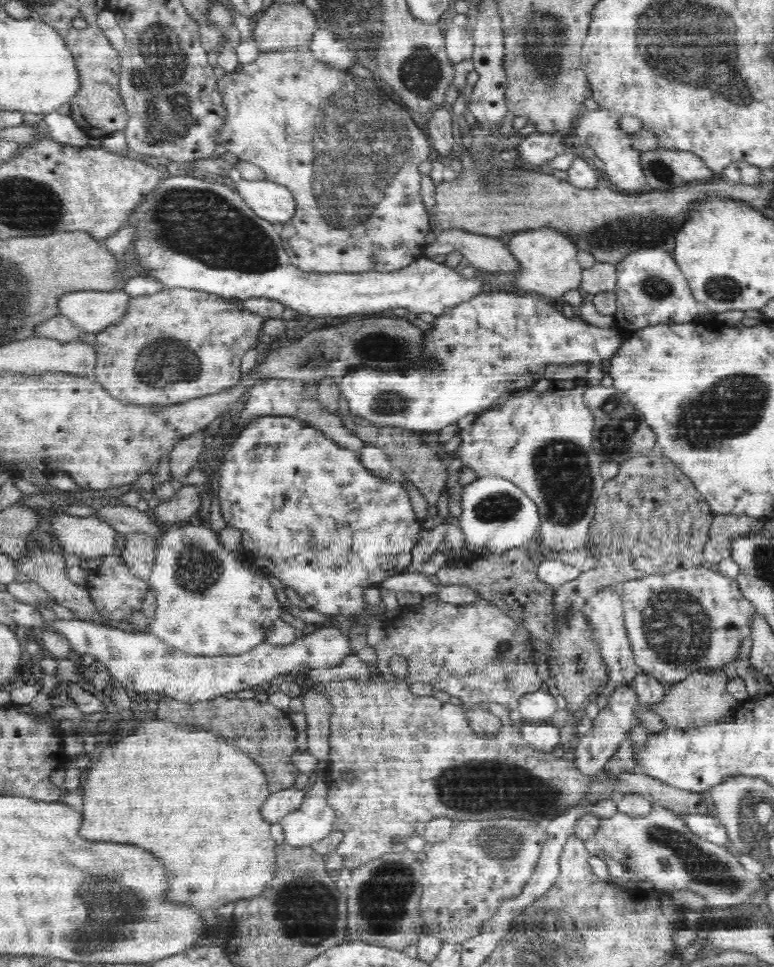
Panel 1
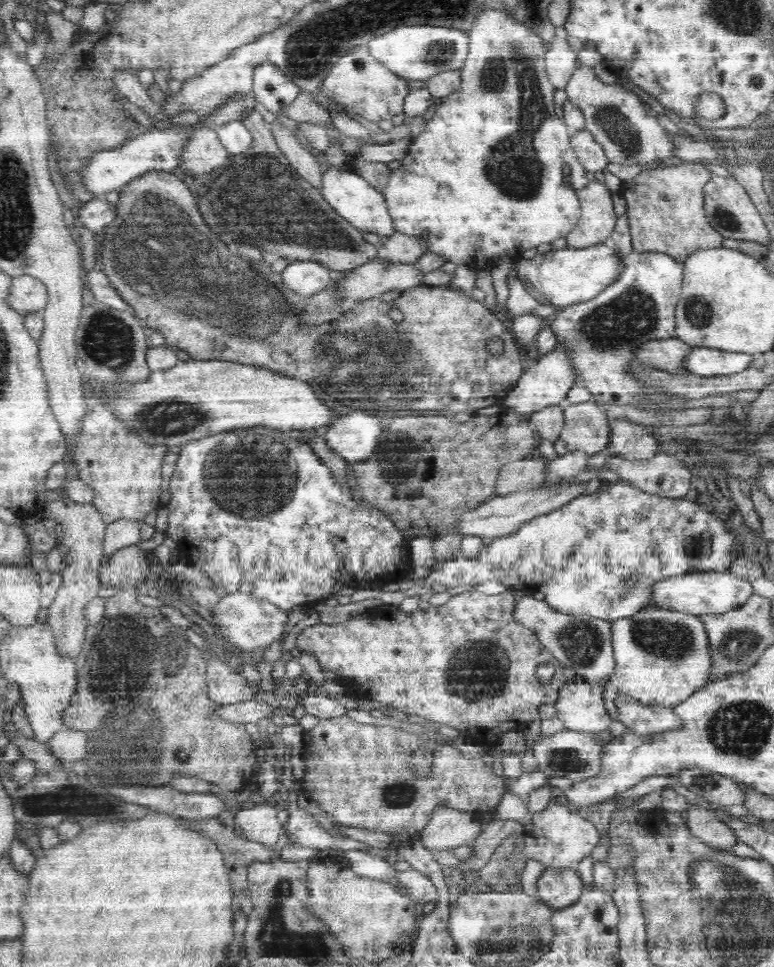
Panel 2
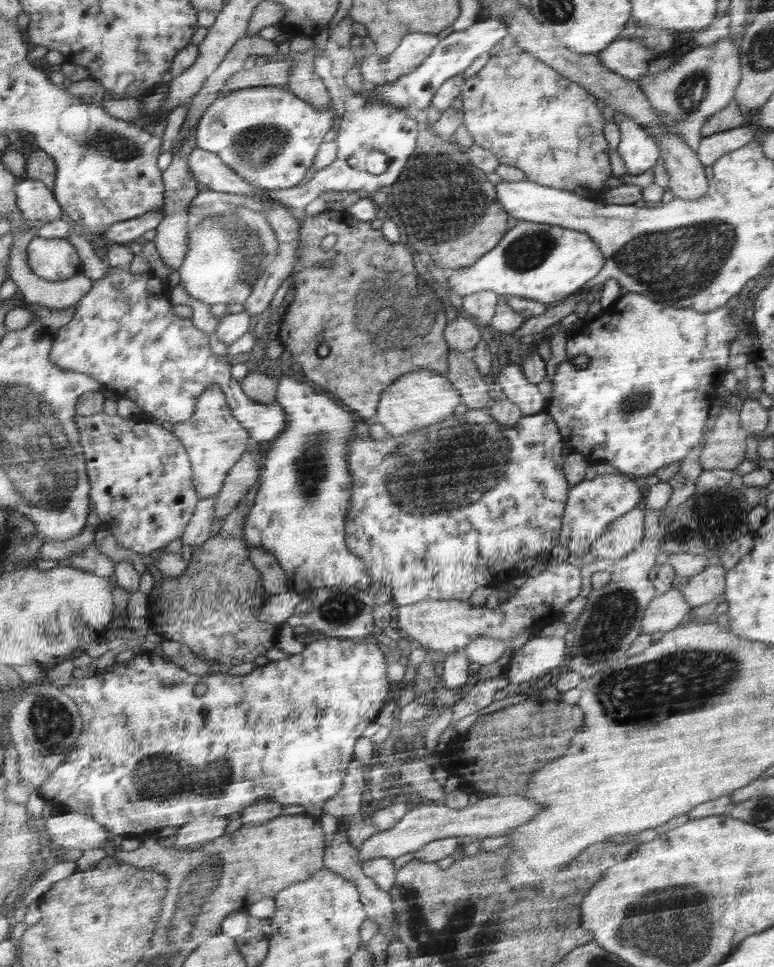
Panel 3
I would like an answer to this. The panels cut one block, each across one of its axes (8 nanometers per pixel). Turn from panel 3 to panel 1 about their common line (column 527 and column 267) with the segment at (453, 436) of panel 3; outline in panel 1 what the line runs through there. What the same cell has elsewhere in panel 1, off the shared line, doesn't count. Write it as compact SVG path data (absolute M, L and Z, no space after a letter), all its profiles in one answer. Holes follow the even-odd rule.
M261 416L248 421L246 427L238 434L238 438L230 444L230 450L226 452L223 460L220 462L218 502L220 502L221 514L226 521L227 526L234 526L242 533L242 545L244 545L244 560L250 564L258 564L262 573L276 577L280 583L286 584L286 588L292 588L296 591L304 602L312 608L312 611L320 614L342 614L342 616L356 616L366 608L364 601L365 591L370 588L378 588L384 580L403 574L412 563L412 550L418 543L418 534L422 531L422 522L414 513L414 508L410 503L410 497L404 487L404 484L397 476L388 478L378 477L370 472L362 464L360 452L350 450L348 447L338 445L338 442L326 434L310 426L301 419L291 416Z

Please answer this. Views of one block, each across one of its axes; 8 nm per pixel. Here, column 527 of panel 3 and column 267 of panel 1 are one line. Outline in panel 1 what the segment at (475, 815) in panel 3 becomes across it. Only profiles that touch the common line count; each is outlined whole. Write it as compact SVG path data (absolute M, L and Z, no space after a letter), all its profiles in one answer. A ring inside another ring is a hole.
M292 787L270 794L261 808L264 820L270 825L277 824L281 818L298 810L304 800L305 791Z

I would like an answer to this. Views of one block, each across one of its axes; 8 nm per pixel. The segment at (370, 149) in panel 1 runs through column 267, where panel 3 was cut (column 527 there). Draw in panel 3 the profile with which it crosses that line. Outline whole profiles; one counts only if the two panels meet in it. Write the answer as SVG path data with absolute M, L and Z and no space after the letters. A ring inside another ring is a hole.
M516 45L508 49L495 49L486 66L463 82L460 97L463 99L463 125L475 145L494 153L500 164L524 171L529 181L569 190L581 198L598 201L600 193L604 193L604 182L610 178L608 146L602 136L604 116L600 114L594 96L588 94L586 88L566 79Z

